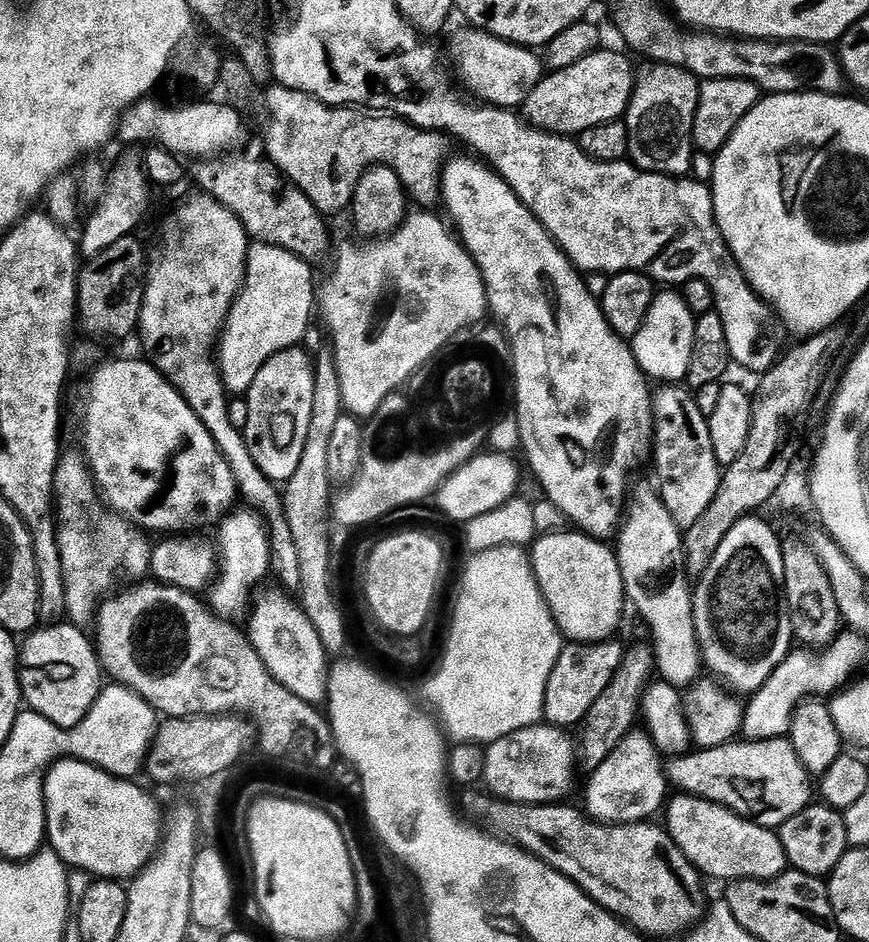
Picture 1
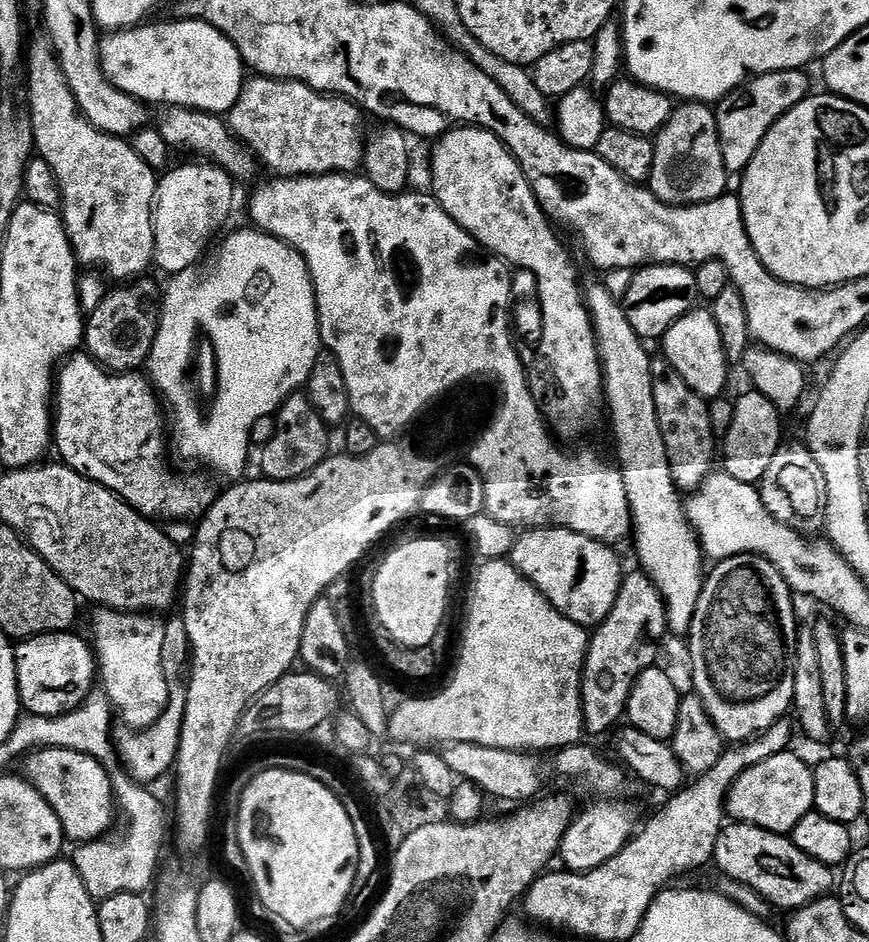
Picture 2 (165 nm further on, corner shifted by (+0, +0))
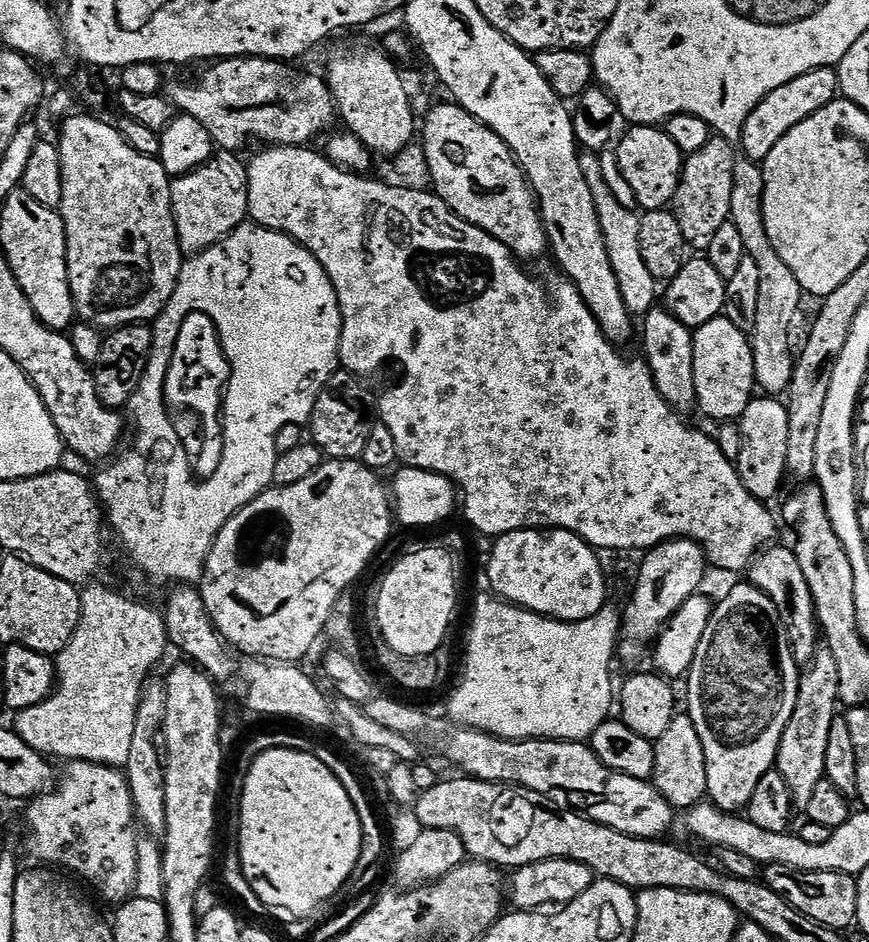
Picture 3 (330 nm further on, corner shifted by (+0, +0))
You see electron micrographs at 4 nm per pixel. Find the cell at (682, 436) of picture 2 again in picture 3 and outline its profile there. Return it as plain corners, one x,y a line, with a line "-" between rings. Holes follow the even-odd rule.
664,306
653,307
652,311
643,317
644,352
648,368
652,371
654,386
658,386
658,394
681,414
688,414
691,408
697,407
696,391
694,390
694,342
693,329
688,328
668,311

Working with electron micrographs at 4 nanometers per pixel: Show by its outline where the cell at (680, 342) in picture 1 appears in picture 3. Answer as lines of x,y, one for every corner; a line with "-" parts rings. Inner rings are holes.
723,314
714,317
692,333
694,342
694,390
699,411
704,411
712,420
739,421
746,406
754,398
752,391
757,391
756,375
754,374
754,354
749,333
738,330
734,322
730,322

